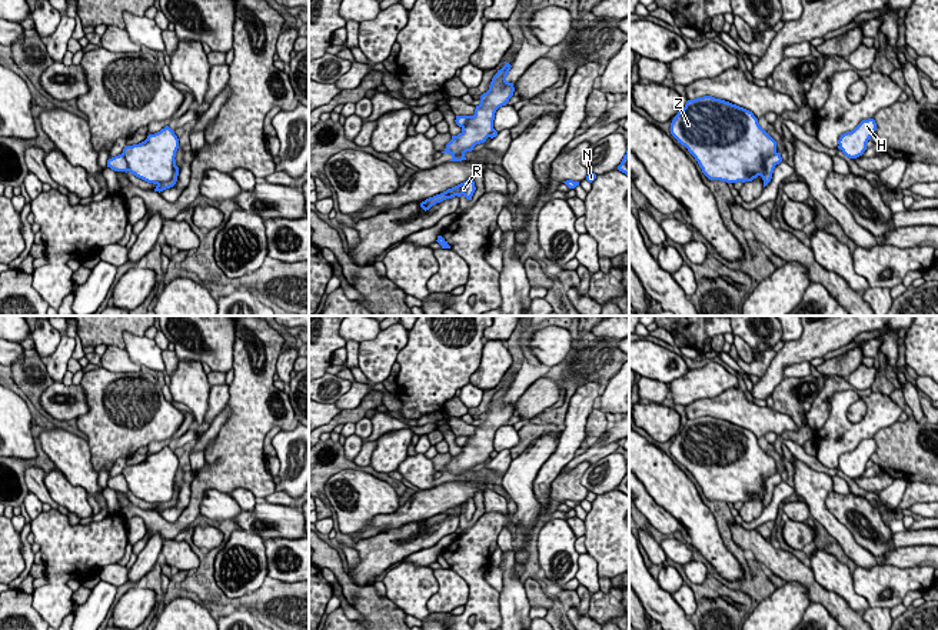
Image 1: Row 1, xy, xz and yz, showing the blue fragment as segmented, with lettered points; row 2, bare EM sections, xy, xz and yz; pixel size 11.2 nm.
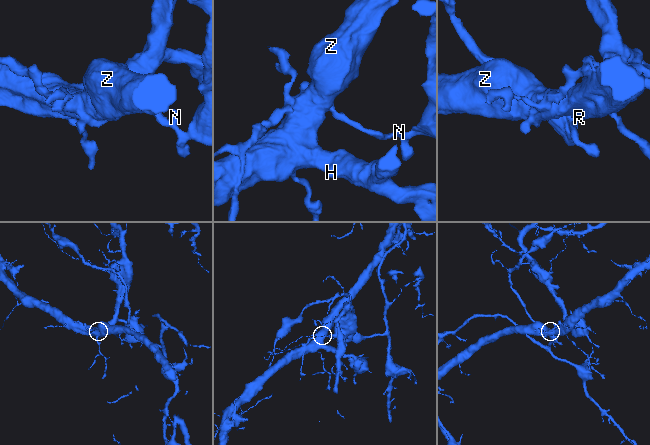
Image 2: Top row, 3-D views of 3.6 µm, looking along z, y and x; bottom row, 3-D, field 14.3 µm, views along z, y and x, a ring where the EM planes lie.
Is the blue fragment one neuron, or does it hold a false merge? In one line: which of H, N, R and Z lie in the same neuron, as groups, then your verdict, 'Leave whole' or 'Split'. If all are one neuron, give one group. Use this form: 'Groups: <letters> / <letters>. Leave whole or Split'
Groups: H R Z / N. Split

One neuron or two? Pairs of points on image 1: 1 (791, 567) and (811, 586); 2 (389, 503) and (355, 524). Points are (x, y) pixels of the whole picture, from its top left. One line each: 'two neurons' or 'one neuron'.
1: one neuron
2: one neuron

